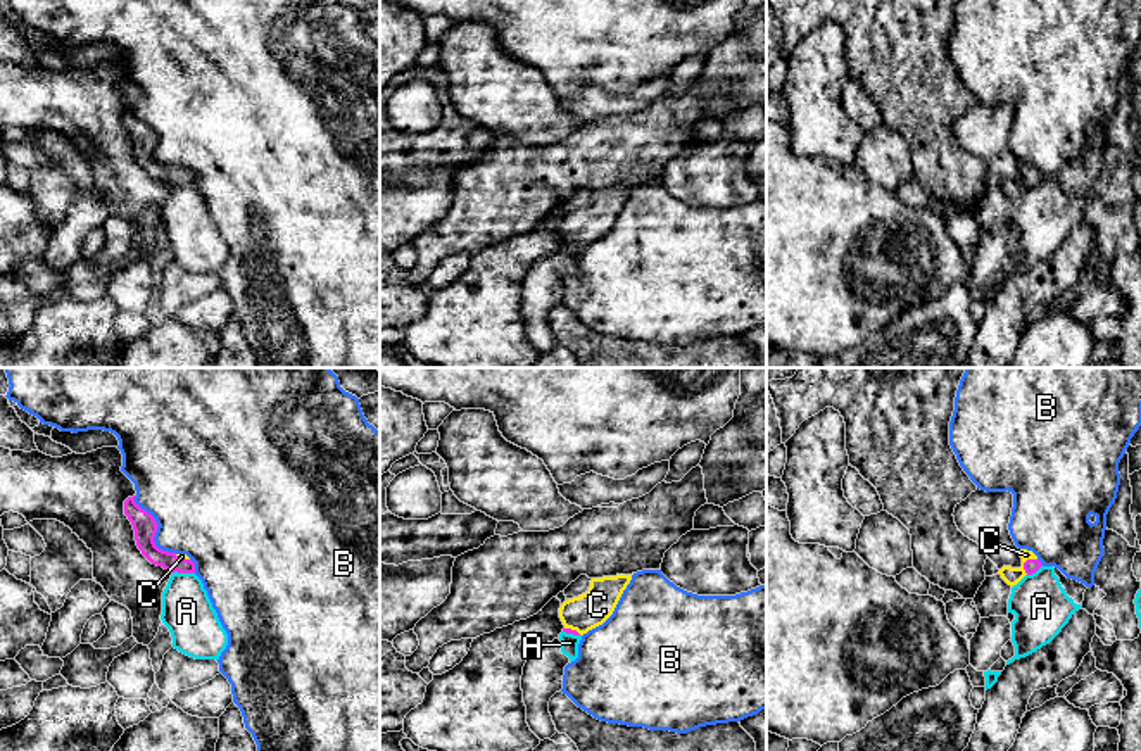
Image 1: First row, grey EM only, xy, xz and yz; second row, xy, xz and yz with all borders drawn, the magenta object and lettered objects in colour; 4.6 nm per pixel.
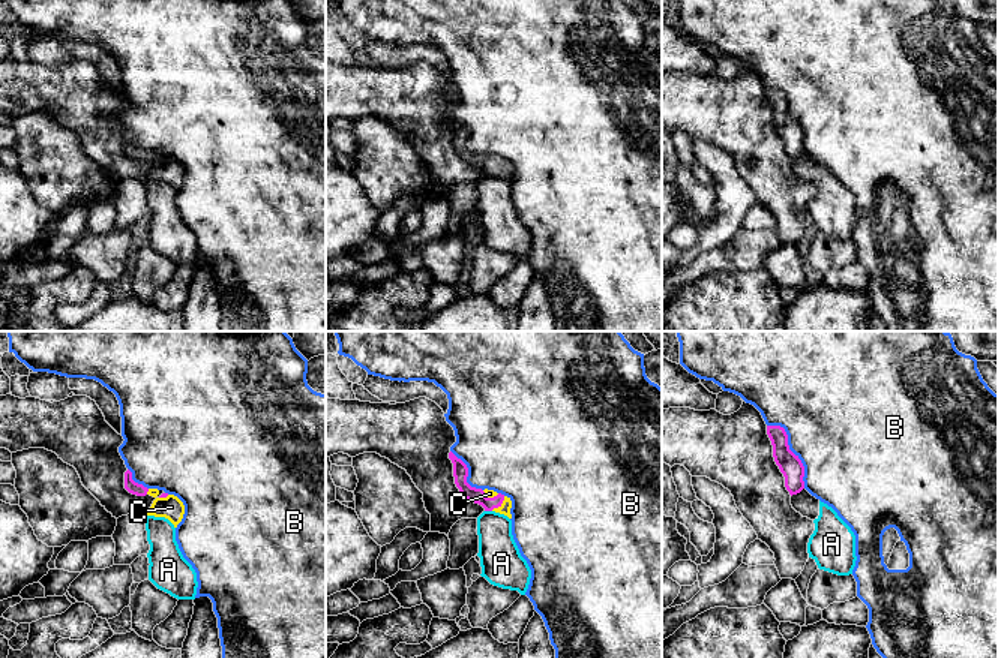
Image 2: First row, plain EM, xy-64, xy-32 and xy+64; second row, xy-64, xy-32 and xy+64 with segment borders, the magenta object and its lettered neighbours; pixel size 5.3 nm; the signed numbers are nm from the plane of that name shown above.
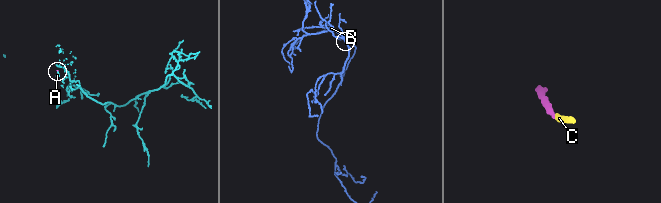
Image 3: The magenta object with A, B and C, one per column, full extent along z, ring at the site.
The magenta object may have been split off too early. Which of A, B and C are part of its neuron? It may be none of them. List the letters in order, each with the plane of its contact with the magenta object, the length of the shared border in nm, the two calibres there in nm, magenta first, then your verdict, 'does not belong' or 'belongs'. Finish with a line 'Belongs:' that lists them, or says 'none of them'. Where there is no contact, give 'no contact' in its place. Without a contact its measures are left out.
A: meets magenta in xy; contact 100 nm long; 90 nm thick on the magenta side, 240 nm on the other; does not belong
B: meets magenta in xy; contact 340 nm long; 110 nm thick on the magenta side, 460 nm on the other; does not belong
C: meets magenta in yz; contact 90 nm long; 70 nm thick on the magenta side, 80 nm on the other; belongs
Belongs: C

